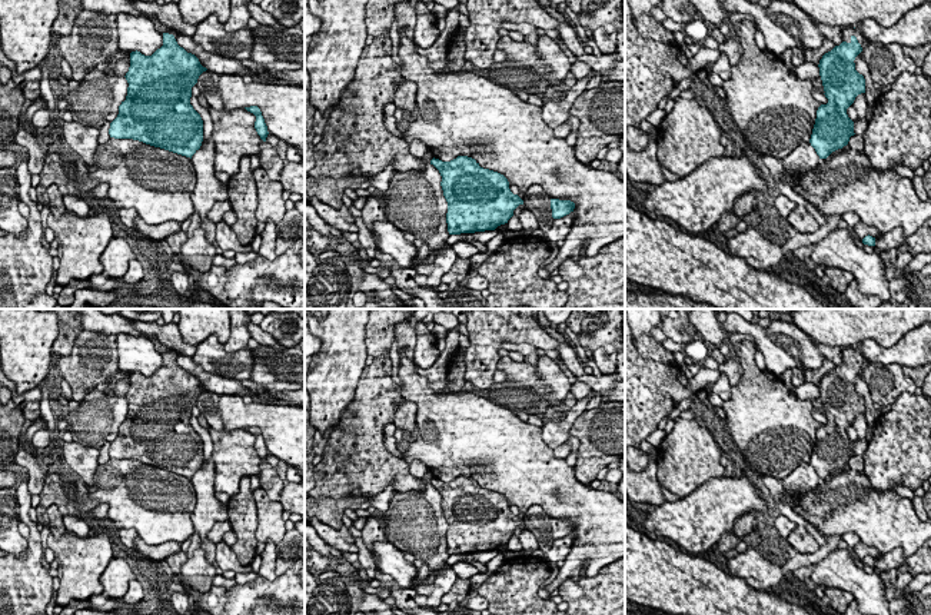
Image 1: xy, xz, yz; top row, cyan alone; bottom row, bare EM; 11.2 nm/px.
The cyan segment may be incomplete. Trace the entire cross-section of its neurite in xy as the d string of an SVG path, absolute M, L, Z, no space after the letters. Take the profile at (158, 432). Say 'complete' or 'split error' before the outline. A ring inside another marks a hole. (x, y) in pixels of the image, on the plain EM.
complete; M163 353L163 366L152 376L132 372L124 396L127 416L110 443L110 458L139 461L192 479L203 462L203 441L190 425L192 408L206 390L169 353Z

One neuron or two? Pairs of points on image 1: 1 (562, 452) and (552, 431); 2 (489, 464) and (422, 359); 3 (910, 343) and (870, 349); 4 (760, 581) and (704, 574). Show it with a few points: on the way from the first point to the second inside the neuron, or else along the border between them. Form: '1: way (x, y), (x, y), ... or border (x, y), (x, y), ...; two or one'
1: border (564, 442), (554, 449); two
2: border (412, 359), (418, 366); two
3: way (900, 353), (880, 353); one
4: border (730, 572), (741, 577), (751, 587), (767, 592); two

